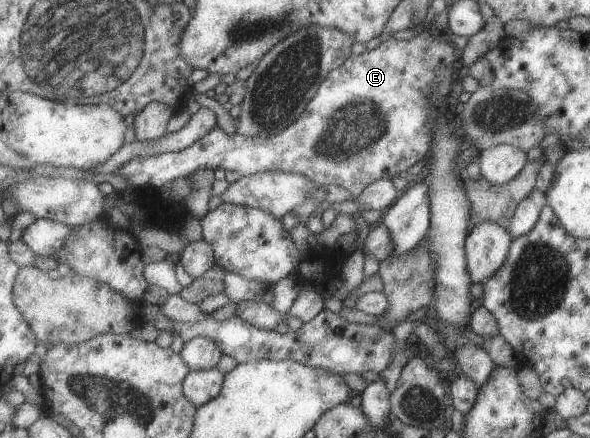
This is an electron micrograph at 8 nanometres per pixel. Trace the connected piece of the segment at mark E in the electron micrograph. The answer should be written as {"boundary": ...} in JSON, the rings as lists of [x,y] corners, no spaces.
{"boundary":[[[433,30],[430,33],[420,32],[409,40],[396,40],[391,37],[380,42],[378,47],[372,50],[358,55],[350,54],[342,63],[342,67],[328,74],[301,117],[280,134],[250,137],[239,131],[226,134],[226,131],[214,128],[192,147],[147,158],[135,157],[113,174],[120,175],[134,188],[151,190],[161,188],[178,178],[187,178],[202,168],[212,168],[218,173],[234,170],[242,177],[278,170],[307,175],[307,178],[313,179],[319,186],[340,185],[356,199],[369,183],[380,178],[390,180],[393,176],[399,176],[416,161],[428,155],[431,135],[427,128],[427,114],[431,111],[431,104],[440,106],[441,103],[447,103],[446,99],[452,91],[452,82],[456,82],[459,57],[459,51],[450,43],[440,41],[438,36],[439,32]]]}

